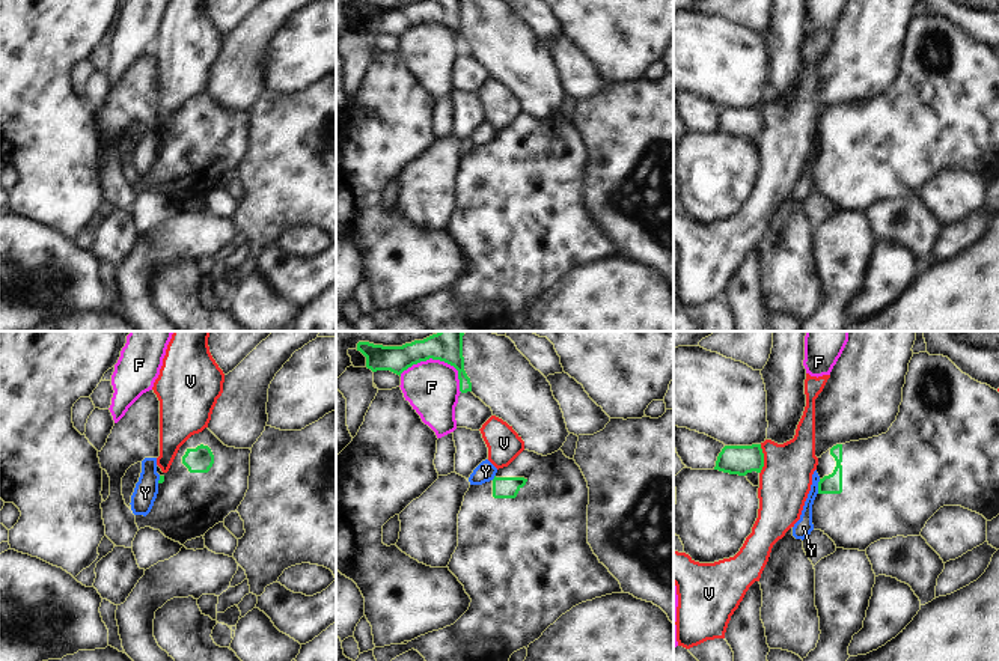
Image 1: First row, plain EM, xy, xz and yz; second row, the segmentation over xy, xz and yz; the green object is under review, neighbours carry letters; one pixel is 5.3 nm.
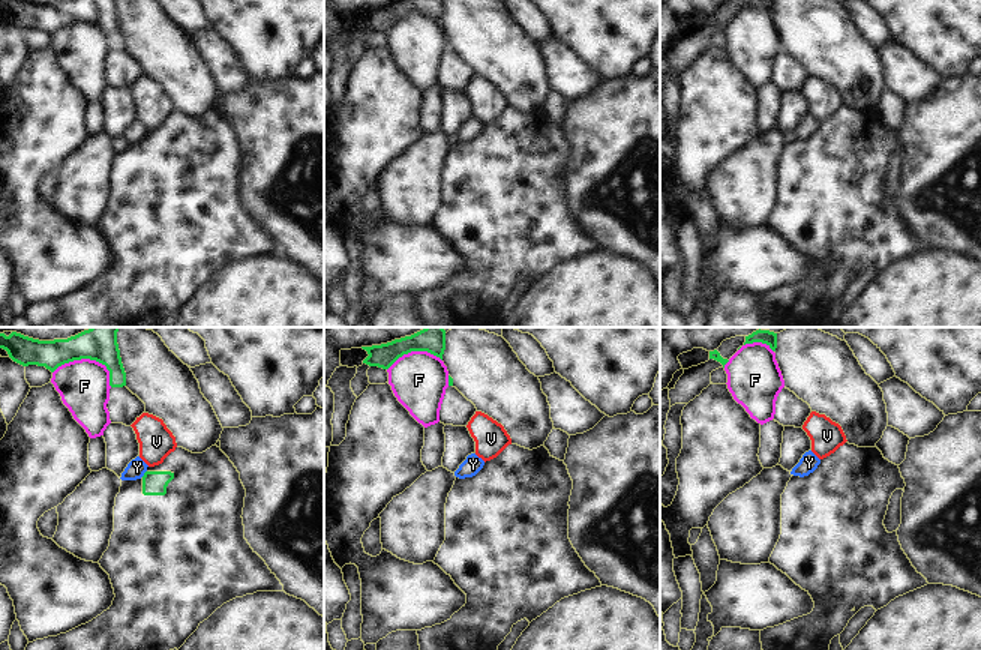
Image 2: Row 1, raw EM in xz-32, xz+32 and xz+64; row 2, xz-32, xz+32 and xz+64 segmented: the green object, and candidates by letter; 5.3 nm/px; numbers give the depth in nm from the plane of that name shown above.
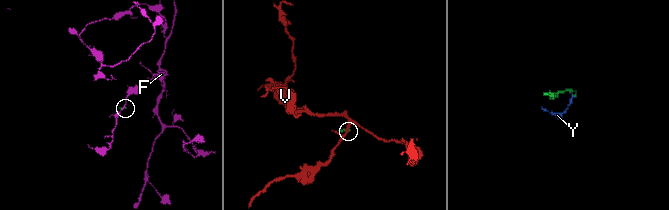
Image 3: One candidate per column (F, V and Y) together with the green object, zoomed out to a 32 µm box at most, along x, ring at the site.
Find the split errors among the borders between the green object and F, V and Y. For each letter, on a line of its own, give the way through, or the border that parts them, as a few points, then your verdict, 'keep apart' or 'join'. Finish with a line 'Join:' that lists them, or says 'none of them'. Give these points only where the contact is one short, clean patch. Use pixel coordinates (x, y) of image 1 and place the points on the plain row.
F: along xz (400, 38), (413, 27), (439, 21), (457, 33), (461, 54) | keep apart
V: along yz (761, 107), (763, 131), (760, 136) | keep apart
Y: along yz (820, 142), (817, 155) | keep apart
Join: none of them

